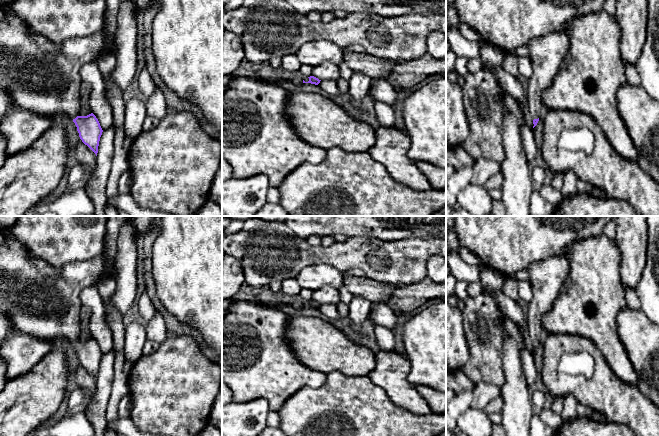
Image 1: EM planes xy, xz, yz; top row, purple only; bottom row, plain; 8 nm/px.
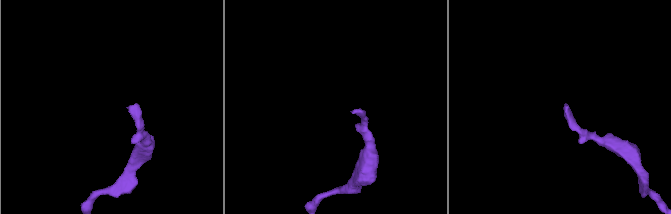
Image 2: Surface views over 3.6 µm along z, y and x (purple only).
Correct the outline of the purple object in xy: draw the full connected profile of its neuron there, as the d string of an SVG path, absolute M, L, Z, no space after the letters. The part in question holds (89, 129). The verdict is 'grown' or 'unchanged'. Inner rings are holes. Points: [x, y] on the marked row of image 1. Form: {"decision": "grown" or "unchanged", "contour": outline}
{"decision": "grown", "contour": "M13 2L0 9L4 13L4 20L0 22L0 89L9 94L10 105L20 109L48 116L63 114L71 117L80 139L97 156L103 130L93 113L78 115L81 108L79 71L84 64L100 58L106 43L106 32L101 30L89 36L70 38L58 46L58 54L46 54L29 38L28 32L33 30L13 13L12 6Z"}

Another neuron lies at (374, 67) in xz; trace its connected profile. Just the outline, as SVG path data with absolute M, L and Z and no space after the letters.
M344 52L343 61L354 72L363 73L372 79L388 78L396 62L374 57L367 53Z

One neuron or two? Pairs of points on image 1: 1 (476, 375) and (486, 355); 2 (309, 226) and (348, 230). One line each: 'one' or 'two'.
1: one
2: one

